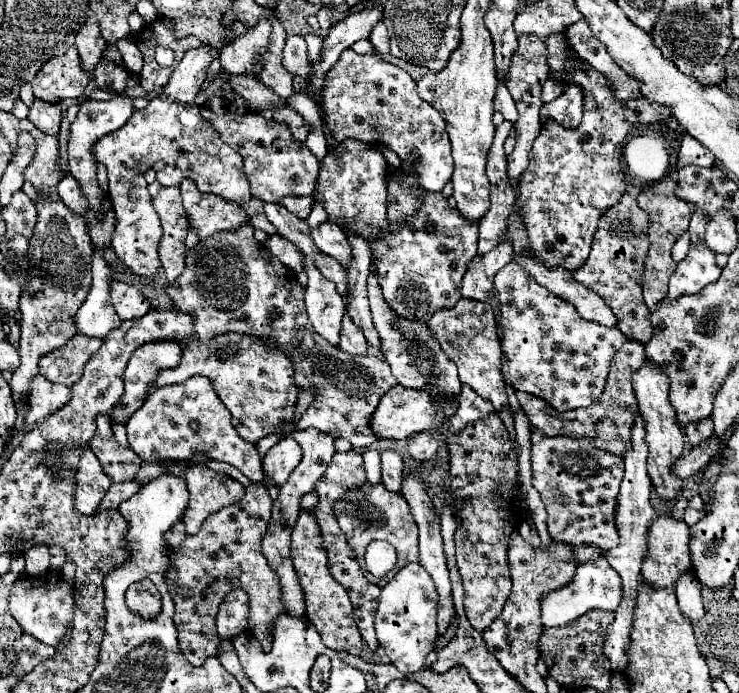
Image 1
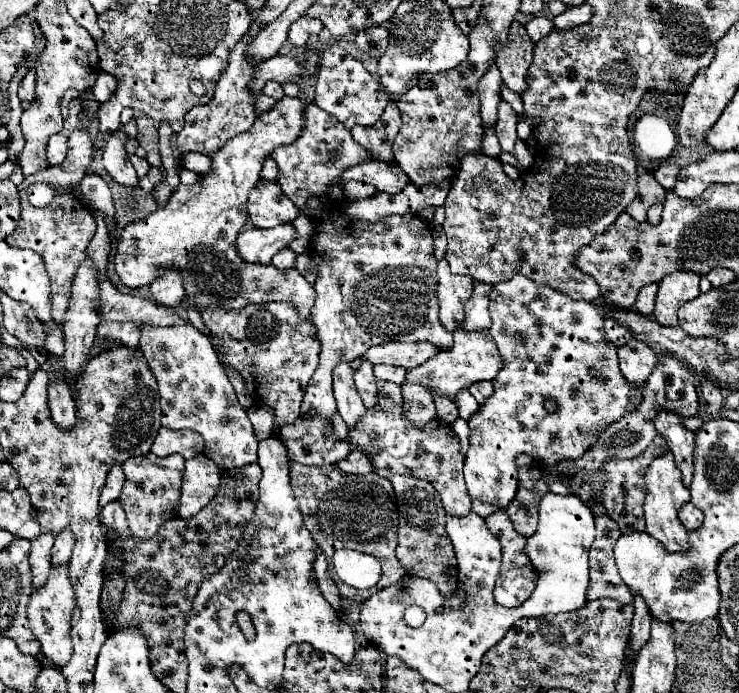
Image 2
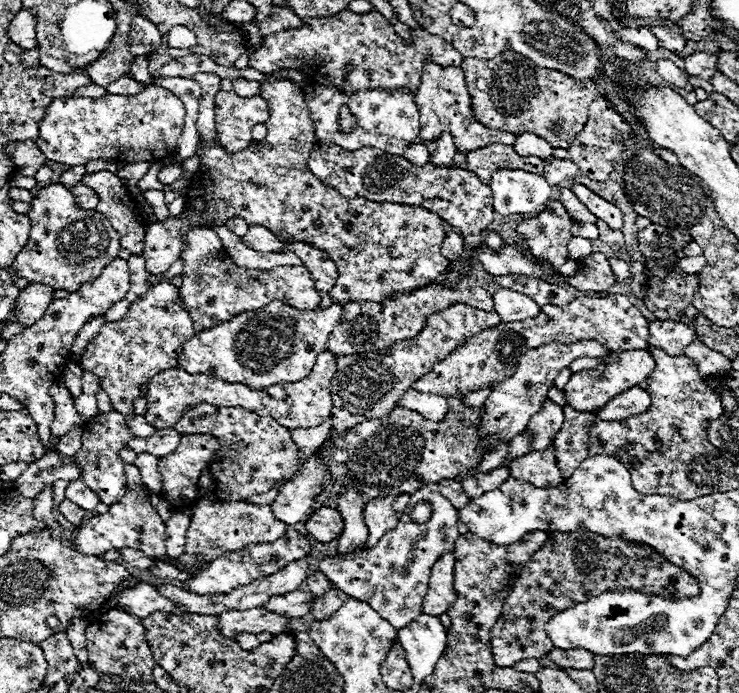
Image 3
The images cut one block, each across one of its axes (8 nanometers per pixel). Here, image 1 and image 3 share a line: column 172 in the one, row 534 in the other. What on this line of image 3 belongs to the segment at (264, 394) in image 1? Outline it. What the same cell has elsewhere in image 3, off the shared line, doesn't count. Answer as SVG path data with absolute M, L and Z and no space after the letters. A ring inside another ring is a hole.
M406 494L378 496L378 498L372 498L364 506L364 524L368 526L366 548L372 548L374 544L378 544L378 540L384 536L384 532L388 532L390 528L394 528L398 524L402 510L408 506L408 498L410 496L406 496Z

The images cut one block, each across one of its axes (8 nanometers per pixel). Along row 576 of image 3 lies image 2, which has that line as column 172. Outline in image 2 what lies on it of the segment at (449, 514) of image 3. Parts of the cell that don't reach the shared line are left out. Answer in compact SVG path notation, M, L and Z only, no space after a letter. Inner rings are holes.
M144 326L142 330L142 340L140 340L142 354L148 362L150 372L154 374L158 382L158 392L160 392L160 404L162 404L162 426L172 428L172 430L182 430L182 428L192 428L204 438L204 456L214 460L220 470L228 468L238 468L244 464L256 462L256 450L258 450L258 438L254 436L254 428L242 410L234 388L226 380L226 372L222 364L216 360L216 350L212 348L210 340L194 330L194 326Z

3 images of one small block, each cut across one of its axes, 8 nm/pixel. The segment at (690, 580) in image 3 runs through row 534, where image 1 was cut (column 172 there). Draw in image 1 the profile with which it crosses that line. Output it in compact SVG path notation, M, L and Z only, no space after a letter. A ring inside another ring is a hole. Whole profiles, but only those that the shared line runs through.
M250 484L244 488L246 488L246 494L242 496L240 502L210 514L210 518L206 518L206 522L202 524L202 530L196 536L186 536L178 550L170 550L170 570L166 570L166 584L170 586L170 594L174 598L174 608L176 608L174 610L174 626L178 630L180 652L186 656L186 660L192 666L200 666L208 656L214 656L218 652L220 638L216 632L214 618L216 618L222 598L230 590L242 588L248 594L249 631L259 640L265 652L269 652L272 647L272 633L269 627L272 627L274 618L284 612L280 580L260 552L260 540L262 540L268 520L270 520L272 498L270 498L266 486L262 486L262 484Z

